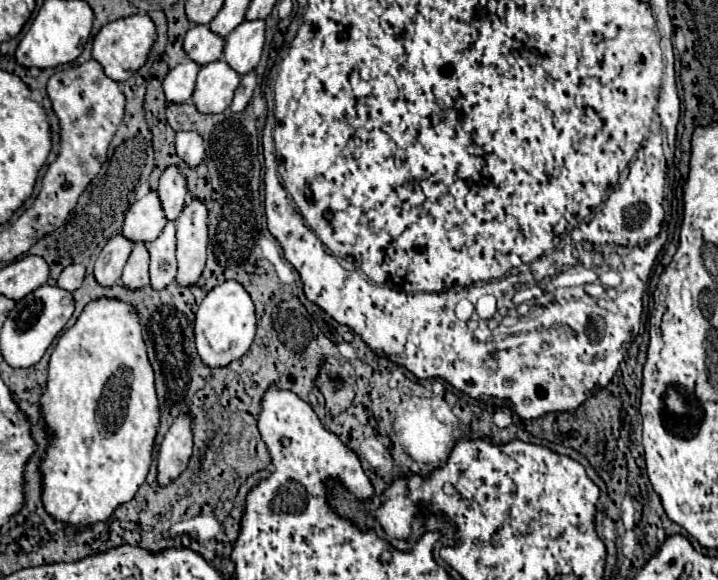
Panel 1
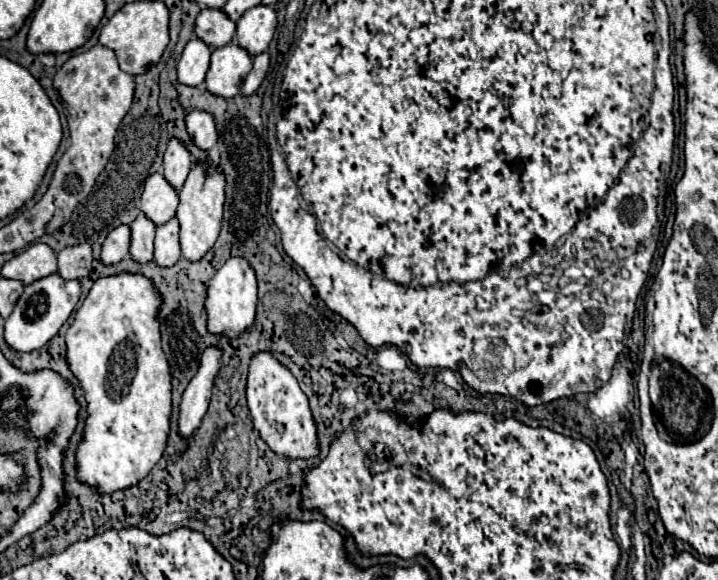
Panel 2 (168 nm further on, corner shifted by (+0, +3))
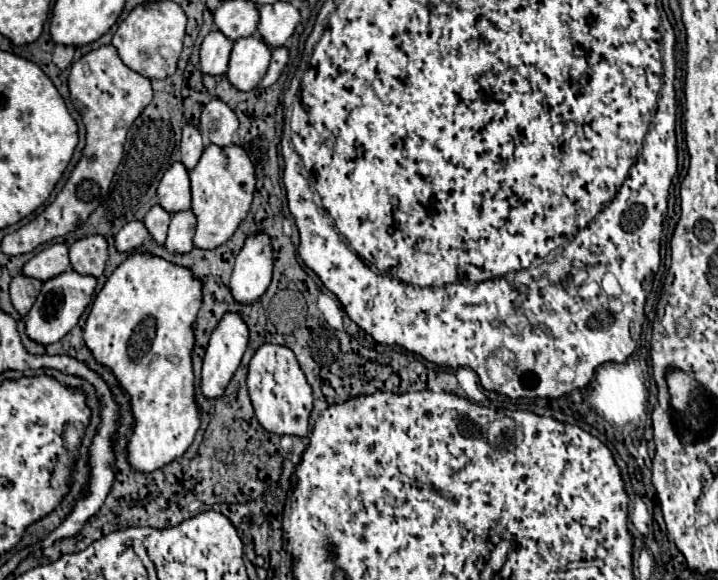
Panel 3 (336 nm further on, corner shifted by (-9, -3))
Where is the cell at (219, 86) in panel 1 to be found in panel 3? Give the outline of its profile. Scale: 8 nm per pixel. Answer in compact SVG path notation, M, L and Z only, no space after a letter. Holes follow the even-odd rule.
M249 35L235 41L227 77L237 89L255 89L267 73L271 61L271 47L259 37Z

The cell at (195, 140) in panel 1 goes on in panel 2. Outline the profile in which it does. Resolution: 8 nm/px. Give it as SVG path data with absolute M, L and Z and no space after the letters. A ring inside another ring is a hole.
M190 111L186 115L186 131L194 145L202 151L208 151L218 139L214 119L210 119L210 115L206 115L204 111Z

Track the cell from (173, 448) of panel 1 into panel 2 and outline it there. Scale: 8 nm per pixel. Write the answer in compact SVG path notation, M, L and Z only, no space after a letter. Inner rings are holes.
M210 347L204 351L202 363L190 385L186 387L180 403L180 417L178 417L178 433L180 437L190 439L202 423L202 417L210 403L210 389L212 381L220 369L220 351Z

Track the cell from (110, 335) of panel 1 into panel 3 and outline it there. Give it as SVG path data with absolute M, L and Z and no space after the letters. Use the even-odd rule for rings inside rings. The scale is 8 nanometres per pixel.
M131 253L97 293L85 325L87 347L101 365L115 373L123 389L131 395L135 429L127 459L131 465L135 465L135 469L143 469L147 473L151 469L159 469L159 465L167 465L167 461L175 461L175 457L181 457L193 443L201 425L199 405L195 403L195 375L191 363L191 351L195 347L193 323L201 307L201 289L203 283L189 267L169 263L151 253Z

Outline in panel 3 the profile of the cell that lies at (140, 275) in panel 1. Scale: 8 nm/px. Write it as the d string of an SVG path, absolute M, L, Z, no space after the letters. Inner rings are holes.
M153 205L149 209L149 213L145 215L145 219L143 219L143 223L147 225L151 237L155 237L155 241L159 241L159 245L165 243L169 221L171 221L171 213L167 213L161 205Z

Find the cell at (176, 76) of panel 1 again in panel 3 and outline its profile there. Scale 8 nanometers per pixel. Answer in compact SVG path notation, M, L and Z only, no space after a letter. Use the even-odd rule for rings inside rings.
M211 31L201 45L201 69L207 75L219 75L227 71L233 41L221 31Z

